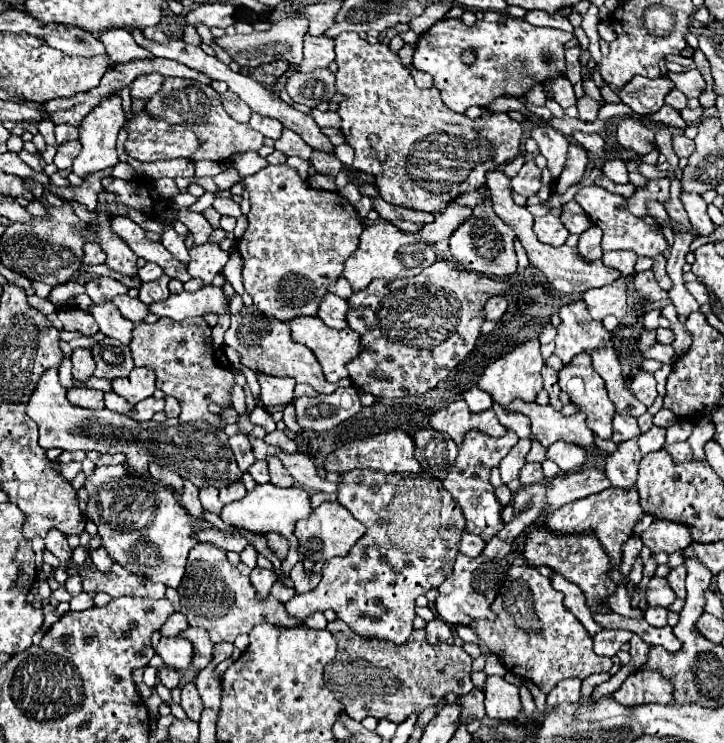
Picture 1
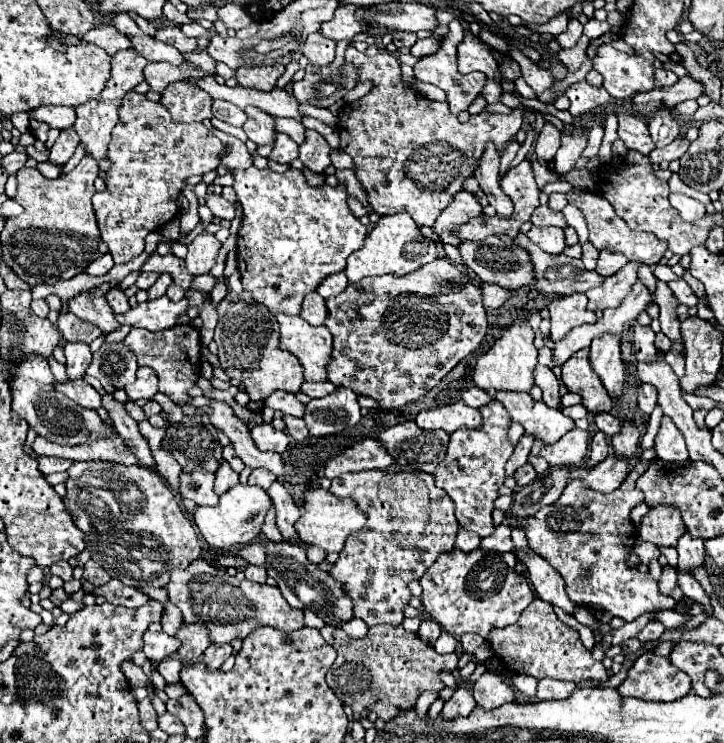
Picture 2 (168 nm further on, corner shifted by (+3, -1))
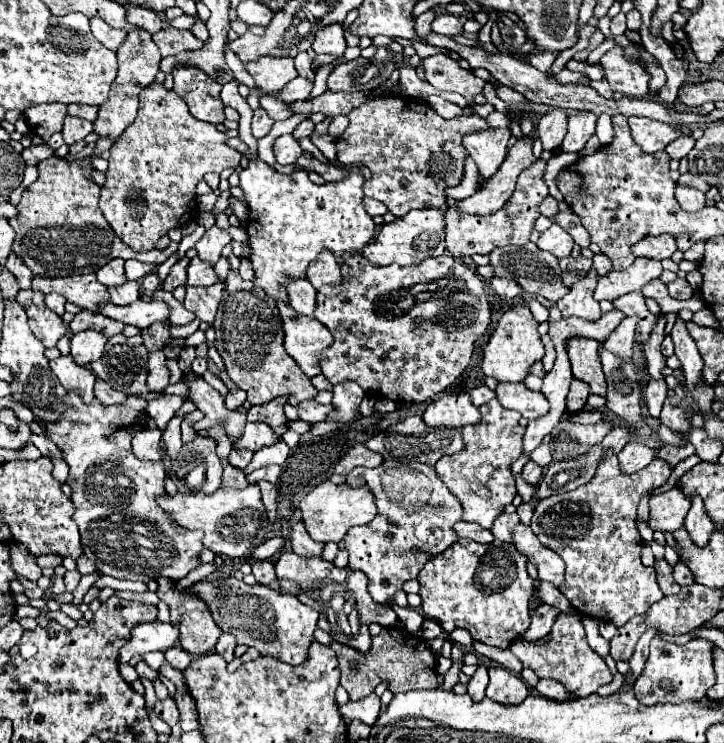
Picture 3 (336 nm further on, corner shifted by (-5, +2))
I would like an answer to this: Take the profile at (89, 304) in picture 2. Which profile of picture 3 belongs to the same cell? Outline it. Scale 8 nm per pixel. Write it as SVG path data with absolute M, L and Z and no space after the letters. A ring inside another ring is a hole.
M77 275L77 277L33 277L33 291L41 293L59 293L65 295L69 303L79 305L81 309L97 311L99 303L109 301L107 287L97 283L95 275Z

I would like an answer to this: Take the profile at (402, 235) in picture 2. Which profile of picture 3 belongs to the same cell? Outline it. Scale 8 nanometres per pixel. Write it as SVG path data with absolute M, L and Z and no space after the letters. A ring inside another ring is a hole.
M415 209L405 217L385 223L377 237L363 249L365 259L373 265L391 265L397 263L401 267L417 265L423 259L439 257L445 253L445 213L439 209Z

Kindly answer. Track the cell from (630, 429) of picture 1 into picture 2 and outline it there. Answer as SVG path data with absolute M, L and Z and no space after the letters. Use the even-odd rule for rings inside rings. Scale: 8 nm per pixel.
M597 414L595 416L595 424L599 430L603 430L607 436L615 436L621 432L623 428L623 420L615 414Z

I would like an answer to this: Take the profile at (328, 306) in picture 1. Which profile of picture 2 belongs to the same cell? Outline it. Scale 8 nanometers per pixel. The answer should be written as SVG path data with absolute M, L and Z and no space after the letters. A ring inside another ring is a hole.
M317 292L307 294L305 302L303 302L303 310L299 316L303 320L307 320L311 326L323 326L327 316L329 316L329 310L325 306L325 298L321 298Z

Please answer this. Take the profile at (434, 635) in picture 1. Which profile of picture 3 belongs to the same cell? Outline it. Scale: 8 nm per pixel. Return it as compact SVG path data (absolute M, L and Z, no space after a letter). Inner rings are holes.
M425 617L423 625L421 625L421 633L423 633L425 639L435 639L435 637L441 635L441 625L439 625L435 619Z

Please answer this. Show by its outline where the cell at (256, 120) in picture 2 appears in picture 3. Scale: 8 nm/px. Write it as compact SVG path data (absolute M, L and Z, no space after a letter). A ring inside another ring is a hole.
M259 107L259 109L255 111L255 115L253 115L251 127L253 127L253 137L255 137L255 139L261 139L261 137L265 137L265 135L271 131L273 119L265 113L265 109Z

